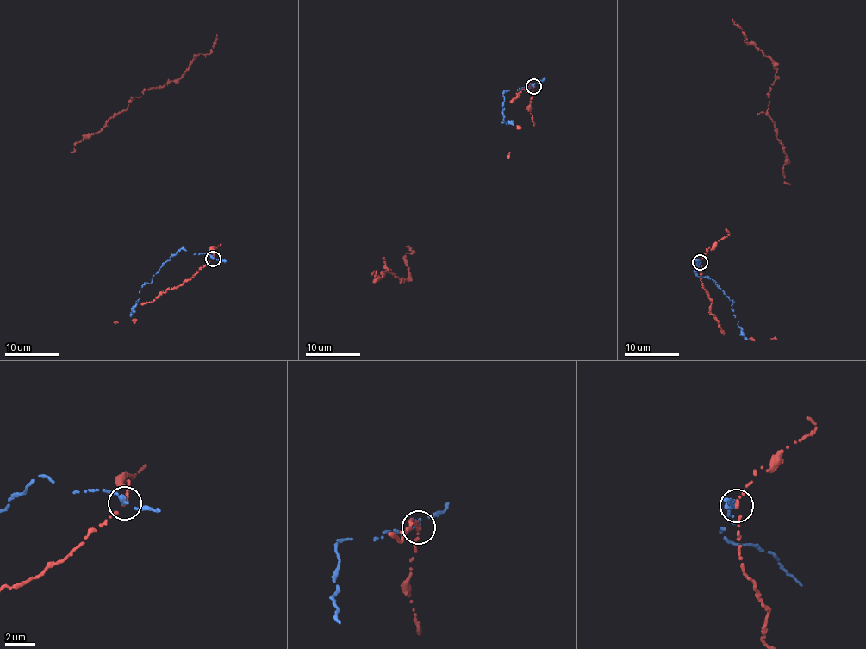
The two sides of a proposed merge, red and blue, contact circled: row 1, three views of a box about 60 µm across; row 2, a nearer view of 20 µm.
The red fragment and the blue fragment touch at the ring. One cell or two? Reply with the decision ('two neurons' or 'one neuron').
two neurons

